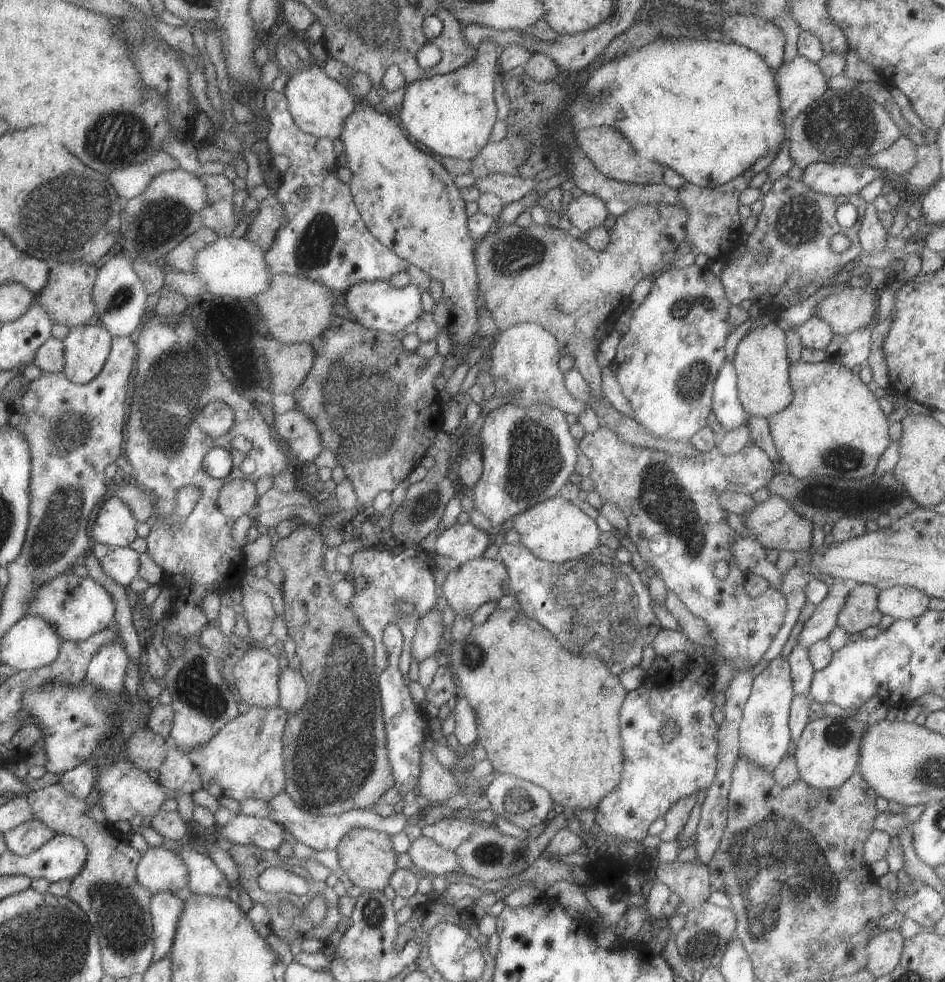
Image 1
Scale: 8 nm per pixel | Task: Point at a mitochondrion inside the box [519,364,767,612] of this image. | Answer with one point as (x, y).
(682, 515)

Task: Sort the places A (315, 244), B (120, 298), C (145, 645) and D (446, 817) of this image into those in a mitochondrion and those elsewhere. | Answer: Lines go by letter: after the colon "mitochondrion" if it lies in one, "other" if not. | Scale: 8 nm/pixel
A: mitochondrion
B: mitochondrion
C: other
D: other

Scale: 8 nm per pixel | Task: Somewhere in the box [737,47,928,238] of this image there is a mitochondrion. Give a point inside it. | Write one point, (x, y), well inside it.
(842, 128)

